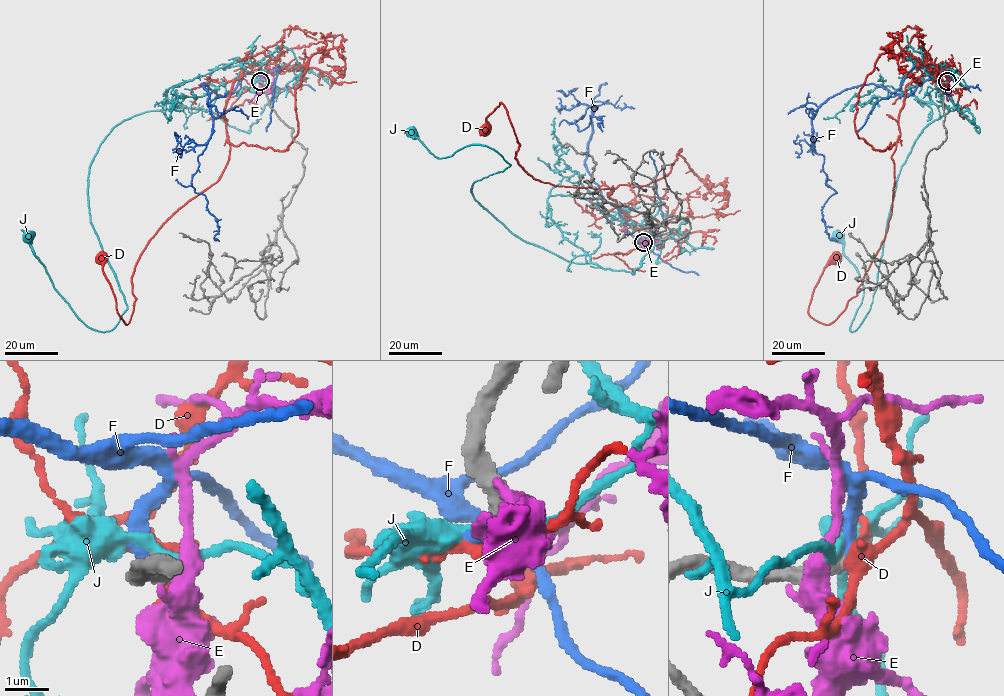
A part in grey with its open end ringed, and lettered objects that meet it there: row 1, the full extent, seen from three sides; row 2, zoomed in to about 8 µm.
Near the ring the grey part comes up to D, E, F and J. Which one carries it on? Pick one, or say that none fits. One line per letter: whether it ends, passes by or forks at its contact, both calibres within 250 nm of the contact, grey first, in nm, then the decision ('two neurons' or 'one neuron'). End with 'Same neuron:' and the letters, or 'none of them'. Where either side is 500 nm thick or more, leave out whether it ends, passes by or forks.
D: it forks | 320/320 nm | two neurons
E: it passes by | 480/480 nm | two neurons
F: it ends | 320/320 nm | one neuron
J: it passes by | 320/220 nm | two neurons
Same neuron: F

